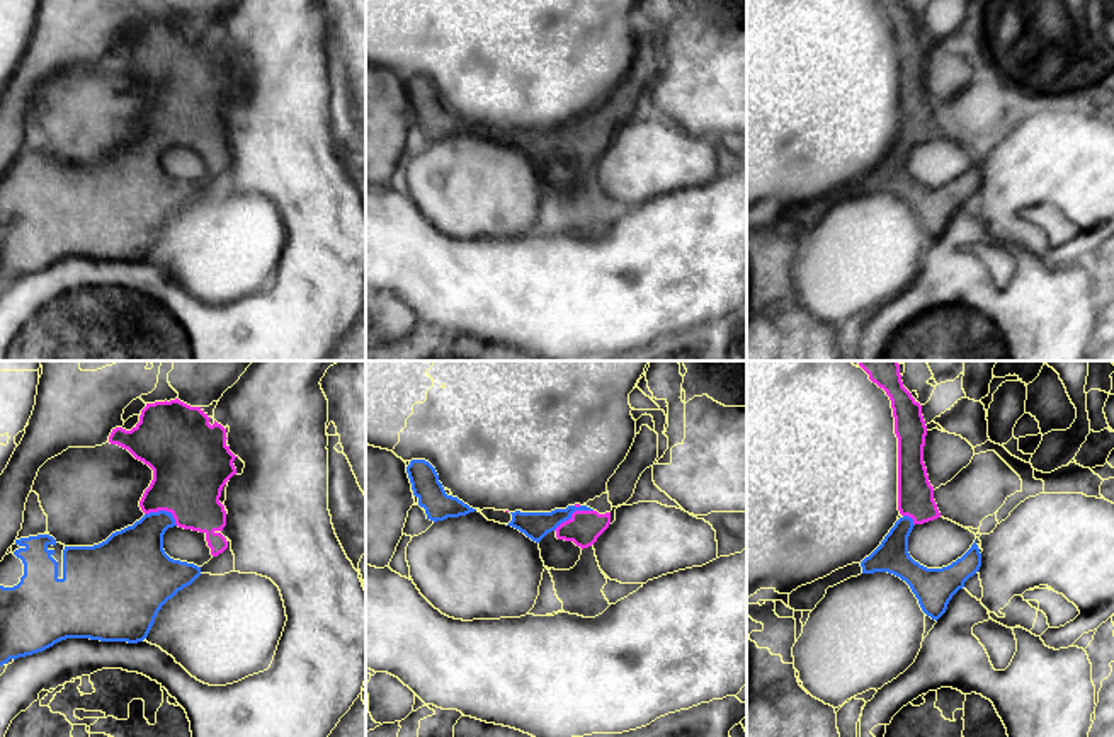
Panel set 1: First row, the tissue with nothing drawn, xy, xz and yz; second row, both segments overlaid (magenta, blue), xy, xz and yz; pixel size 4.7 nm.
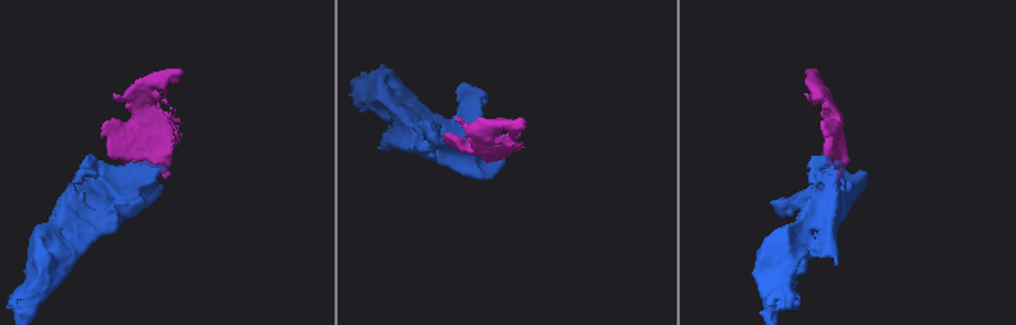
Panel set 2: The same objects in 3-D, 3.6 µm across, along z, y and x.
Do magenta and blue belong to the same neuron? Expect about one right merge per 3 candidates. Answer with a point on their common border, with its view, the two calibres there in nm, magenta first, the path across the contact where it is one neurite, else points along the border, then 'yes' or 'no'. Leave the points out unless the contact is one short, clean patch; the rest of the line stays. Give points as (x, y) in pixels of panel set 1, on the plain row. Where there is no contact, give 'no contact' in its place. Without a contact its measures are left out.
contact xz (572, 133); calibres 160 and 130 nm; way xz (584, 147), (572, 133), (565, 140), (534, 143); yes

